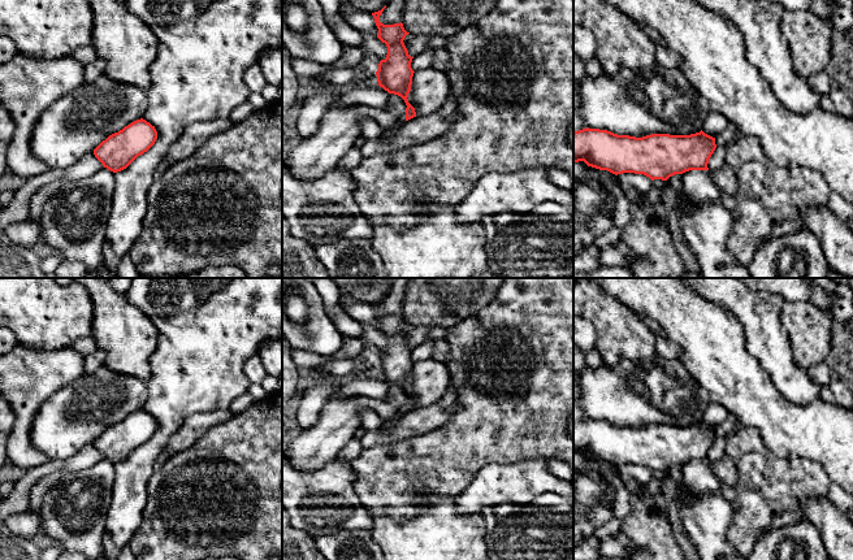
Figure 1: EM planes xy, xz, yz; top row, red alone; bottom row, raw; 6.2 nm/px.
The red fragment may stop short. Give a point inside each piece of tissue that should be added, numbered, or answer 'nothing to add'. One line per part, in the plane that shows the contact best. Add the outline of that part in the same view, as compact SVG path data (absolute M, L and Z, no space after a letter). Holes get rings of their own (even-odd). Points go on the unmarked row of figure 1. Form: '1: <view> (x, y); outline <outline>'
nothing to add

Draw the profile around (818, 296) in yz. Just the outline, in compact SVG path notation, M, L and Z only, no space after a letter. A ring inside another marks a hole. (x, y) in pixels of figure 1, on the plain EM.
M810 278L807 279L810 281L811 290L809 301L820 308L822 311L828 311L831 305L831 298L827 295L823 287L814 283Z

